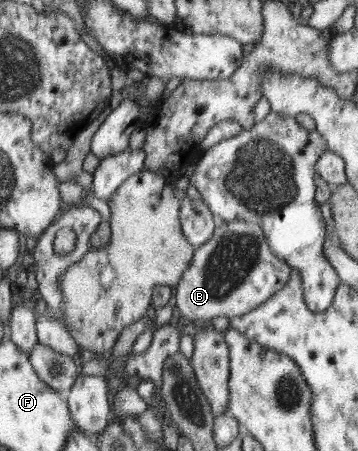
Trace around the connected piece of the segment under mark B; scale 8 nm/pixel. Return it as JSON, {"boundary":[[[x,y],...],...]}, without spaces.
{"boundary":[[[243,219],[225,221],[216,227],[215,233],[204,245],[195,248],[189,268],[176,284],[175,303],[186,323],[221,316],[232,319],[251,313],[253,309],[263,305],[273,294],[285,288],[289,280],[292,280],[292,268],[271,249],[267,235],[259,225]]]}

